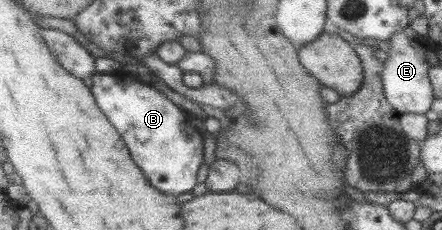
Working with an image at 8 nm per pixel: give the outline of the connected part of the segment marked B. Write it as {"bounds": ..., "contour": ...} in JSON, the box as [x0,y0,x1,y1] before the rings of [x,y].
{"bounds":[91,72,204,194],"contour":[[[122,72],[93,73],[91,88],[97,105],[125,140],[132,160],[162,194],[192,192],[203,164],[204,136],[191,123],[189,113],[180,109],[154,86],[133,80]]]}

